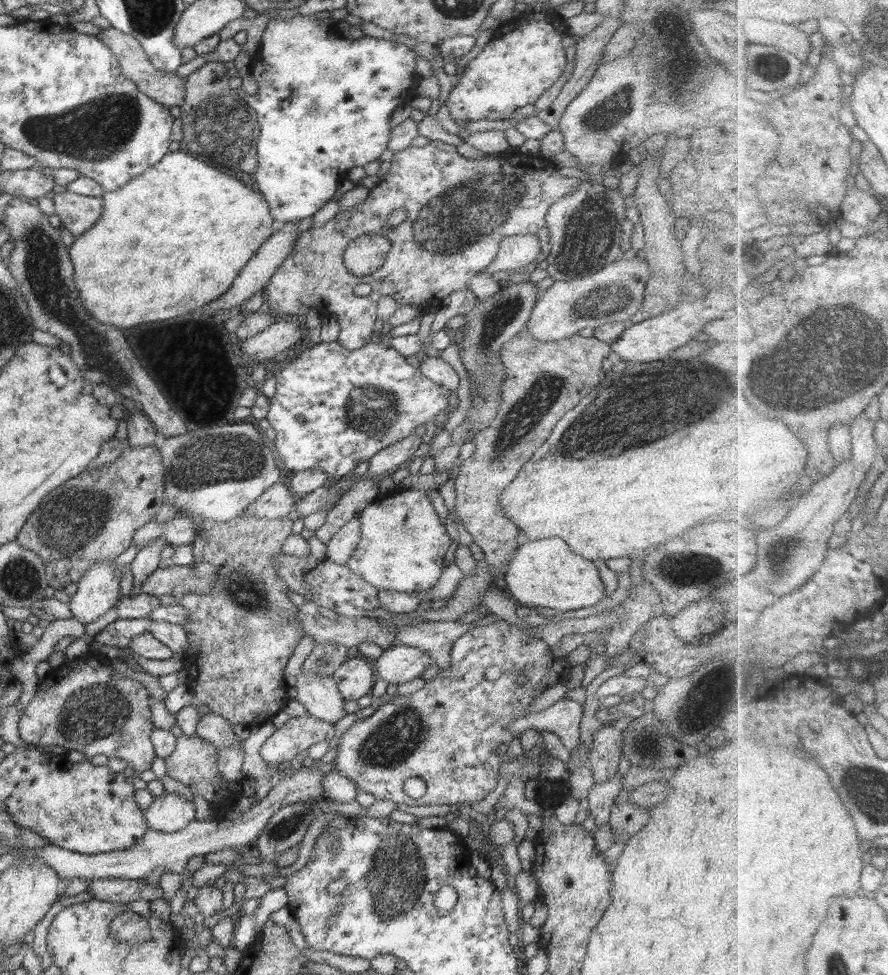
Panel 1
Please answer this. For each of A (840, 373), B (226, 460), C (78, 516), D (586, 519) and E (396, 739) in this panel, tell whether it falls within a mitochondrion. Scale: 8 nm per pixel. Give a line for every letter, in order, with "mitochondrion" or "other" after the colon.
A: mitochondrion
B: mitochondrion
C: mitochondrion
D: other
E: mitochondrion

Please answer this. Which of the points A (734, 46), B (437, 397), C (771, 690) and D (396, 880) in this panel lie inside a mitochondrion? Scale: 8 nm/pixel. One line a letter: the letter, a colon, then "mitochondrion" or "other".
A: other
B: other
C: other
D: mitochondrion

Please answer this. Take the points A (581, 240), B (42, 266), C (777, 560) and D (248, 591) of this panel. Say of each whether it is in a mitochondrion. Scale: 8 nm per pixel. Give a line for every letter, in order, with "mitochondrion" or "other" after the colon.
A: mitochondrion
B: mitochondrion
C: mitochondrion
D: mitochondrion

